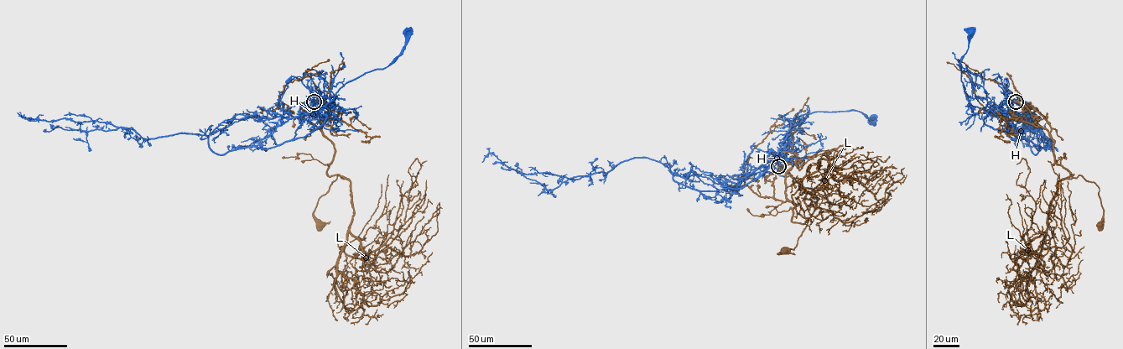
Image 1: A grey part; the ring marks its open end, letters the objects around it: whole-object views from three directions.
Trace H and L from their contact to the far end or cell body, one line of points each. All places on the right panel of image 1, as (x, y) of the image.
H: (1016, 101), (1008, 101), (1005, 114), (995, 116), (973, 106), (967, 99), (959, 62), (971, 32)
L: (1016, 101), (1032, 106), (1049, 124), (1055, 162), (1073, 174), (1067, 178), (1081, 175), (1099, 188), (1099, 226)

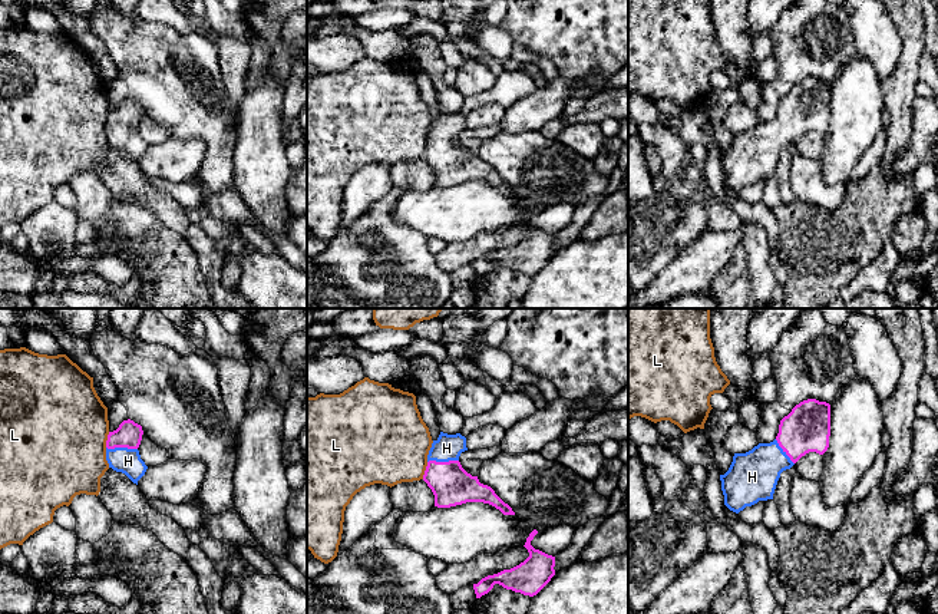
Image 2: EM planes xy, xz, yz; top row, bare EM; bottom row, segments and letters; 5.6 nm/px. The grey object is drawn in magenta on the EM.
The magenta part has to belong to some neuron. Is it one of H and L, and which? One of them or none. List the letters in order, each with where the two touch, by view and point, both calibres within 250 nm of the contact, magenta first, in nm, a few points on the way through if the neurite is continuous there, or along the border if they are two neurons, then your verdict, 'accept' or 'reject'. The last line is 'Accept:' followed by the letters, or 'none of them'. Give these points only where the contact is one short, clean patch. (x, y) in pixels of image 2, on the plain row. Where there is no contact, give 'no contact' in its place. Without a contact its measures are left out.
H: meets magenta in xy at (122, 125); 140 nm thick on the magenta side, 140 nm on the other; runs through xy (128, 114), (122, 125), (122, 134), (128, 139); accept
L: meets magenta in xz at (425, 149); 220 nm thick on the magenta side, 440 nm on the other; border along xz (428, 141), (422, 157); reject
Accept: H

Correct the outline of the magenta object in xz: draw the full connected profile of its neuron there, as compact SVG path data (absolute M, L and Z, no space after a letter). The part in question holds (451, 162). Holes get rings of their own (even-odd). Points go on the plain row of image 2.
M440 110L433 119L423 159L435 174L435 185L450 186L466 181L483 181L503 194L515 194L491 165L480 162L478 155L472 155L462 146L459 135L465 129L468 129L466 116L460 112Z

